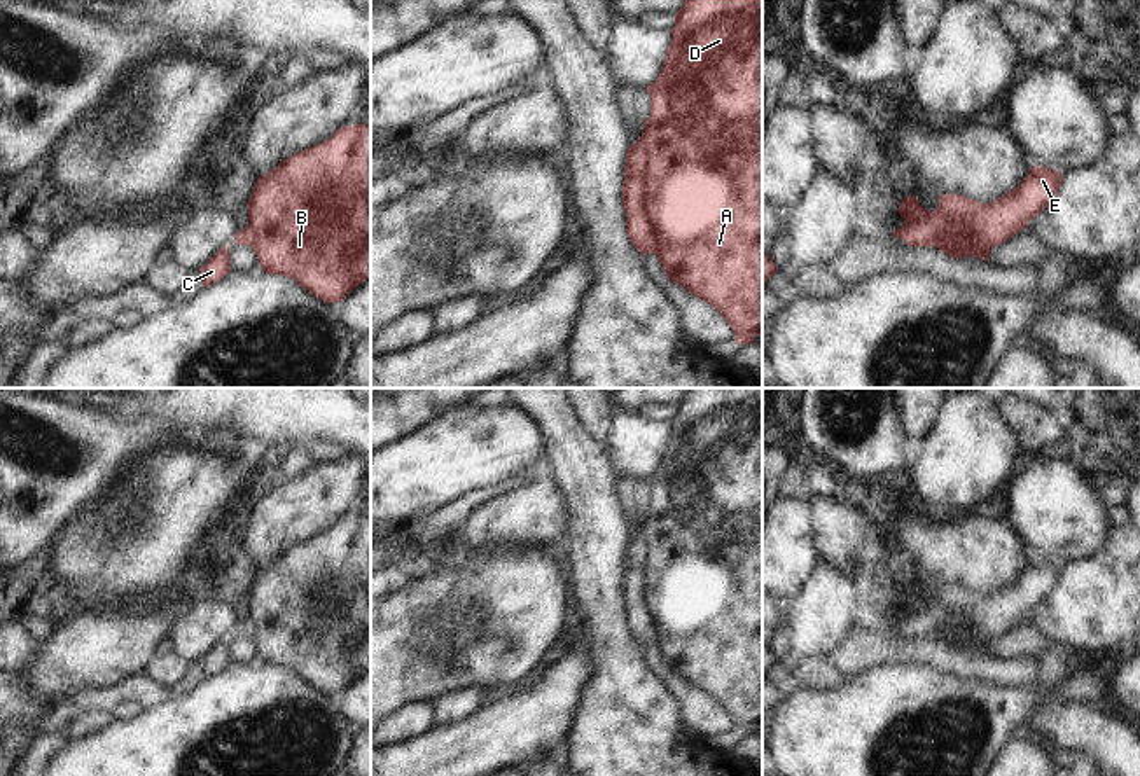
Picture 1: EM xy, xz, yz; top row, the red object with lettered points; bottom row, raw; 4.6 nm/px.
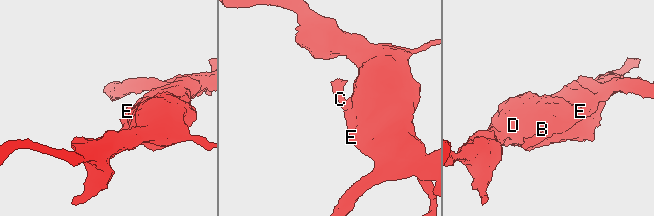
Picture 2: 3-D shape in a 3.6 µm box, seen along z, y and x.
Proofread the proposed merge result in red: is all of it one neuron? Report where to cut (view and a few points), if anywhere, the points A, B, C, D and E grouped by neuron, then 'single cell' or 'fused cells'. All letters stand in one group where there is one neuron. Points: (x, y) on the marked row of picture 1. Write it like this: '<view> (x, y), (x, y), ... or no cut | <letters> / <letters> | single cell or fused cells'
xz (640, 138), (646, 149), (644, 208), (658, 252) | A B D / C E | fused cells

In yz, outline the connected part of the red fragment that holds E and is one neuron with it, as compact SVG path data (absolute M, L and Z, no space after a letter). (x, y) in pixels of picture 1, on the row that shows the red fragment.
M1037 164L1016 189L986 204L962 194L939 194L935 211L923 224L906 231L902 239L909 246L969 248L976 245L981 252L991 252L993 246L1023 231L1054 199L1061 178L1063 175L1056 170Z

